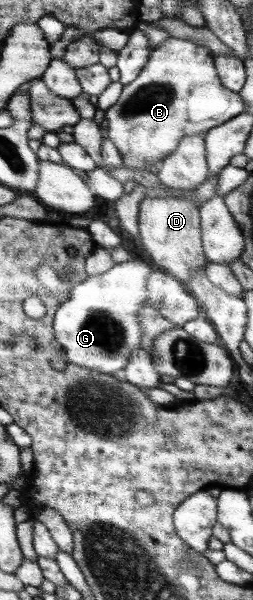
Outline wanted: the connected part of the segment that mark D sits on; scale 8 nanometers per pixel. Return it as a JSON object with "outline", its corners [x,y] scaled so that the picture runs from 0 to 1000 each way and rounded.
{"outline":[[[569,328],[549,342],[545,385],[542,400],[565,405],[605,438],[711,468],[743,470],[826,440],[798,408],[794,348],[763,332]]]}

